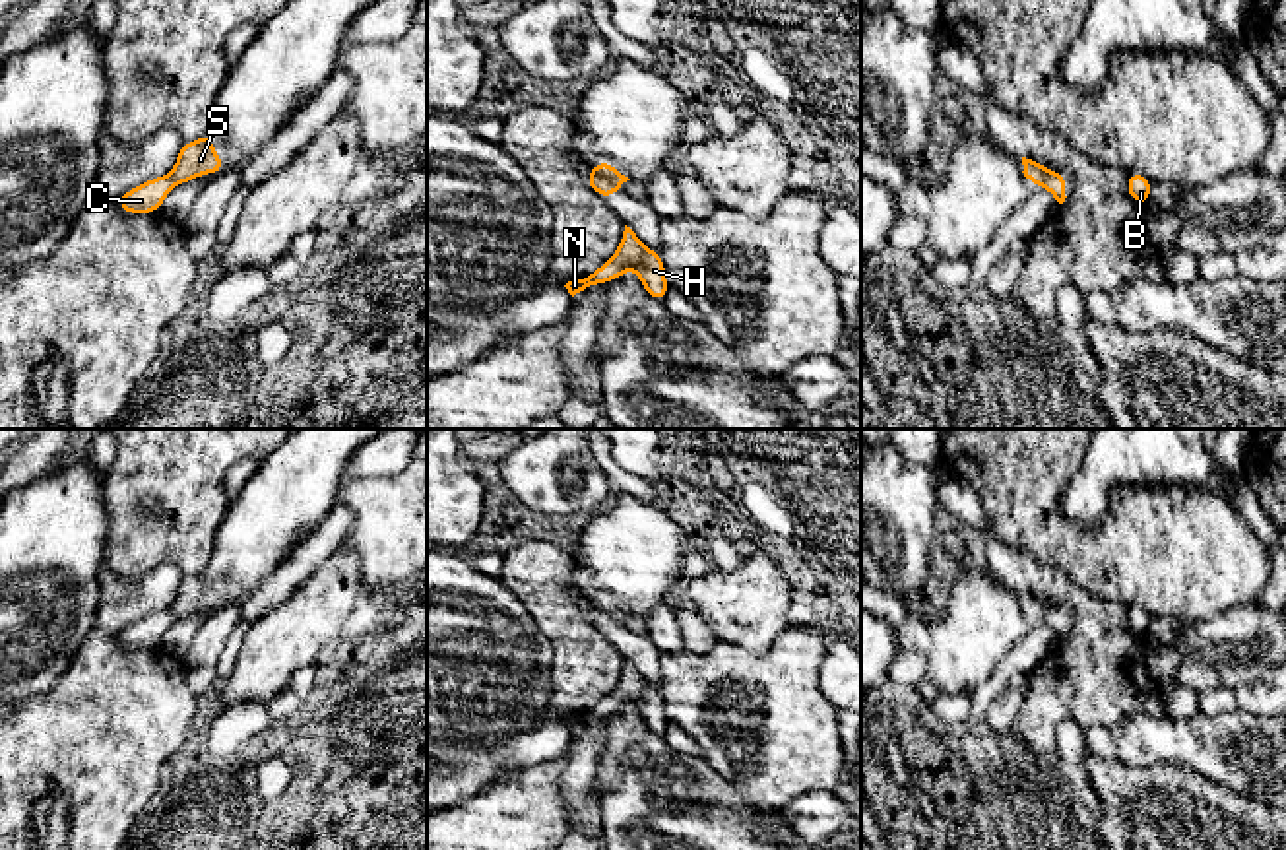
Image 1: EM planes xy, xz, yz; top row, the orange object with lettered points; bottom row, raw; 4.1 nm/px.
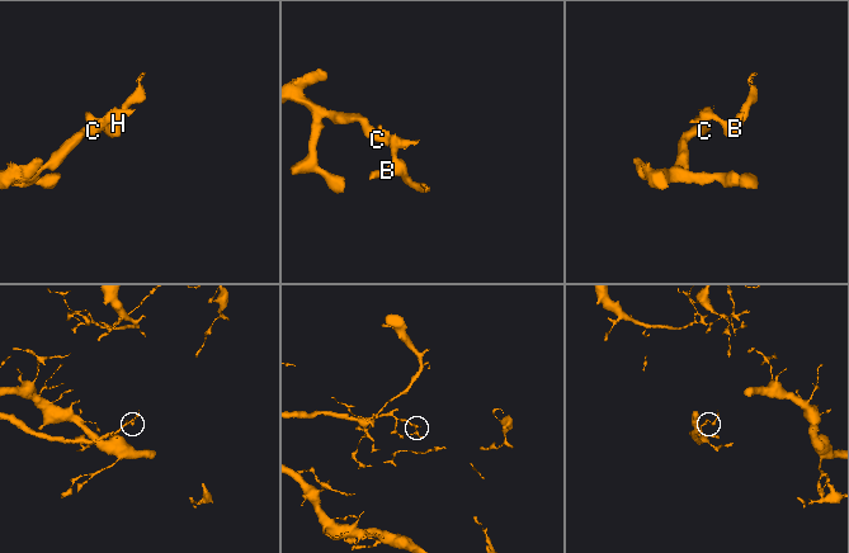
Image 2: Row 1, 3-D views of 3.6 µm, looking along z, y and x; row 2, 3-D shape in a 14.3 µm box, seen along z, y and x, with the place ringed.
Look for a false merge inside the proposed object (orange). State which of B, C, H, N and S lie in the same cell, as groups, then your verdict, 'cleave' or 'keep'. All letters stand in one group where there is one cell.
groups B H N S / C; cleave

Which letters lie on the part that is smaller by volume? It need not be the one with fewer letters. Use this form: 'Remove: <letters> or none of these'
Remove: B, H, N, S

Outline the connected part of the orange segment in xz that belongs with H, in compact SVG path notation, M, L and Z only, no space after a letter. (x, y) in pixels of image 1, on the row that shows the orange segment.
M625 225L617 252L601 264L594 274L568 281L564 287L574 297L576 293L613 281L621 278L628 268L636 270L650 299L665 301L669 291L665 279L665 264L659 254L650 250L636 233Z

